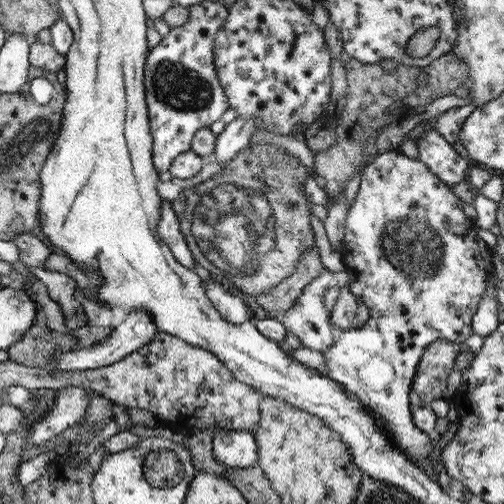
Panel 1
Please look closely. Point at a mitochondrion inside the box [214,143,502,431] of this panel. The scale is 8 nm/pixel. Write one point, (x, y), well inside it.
(414, 246)

